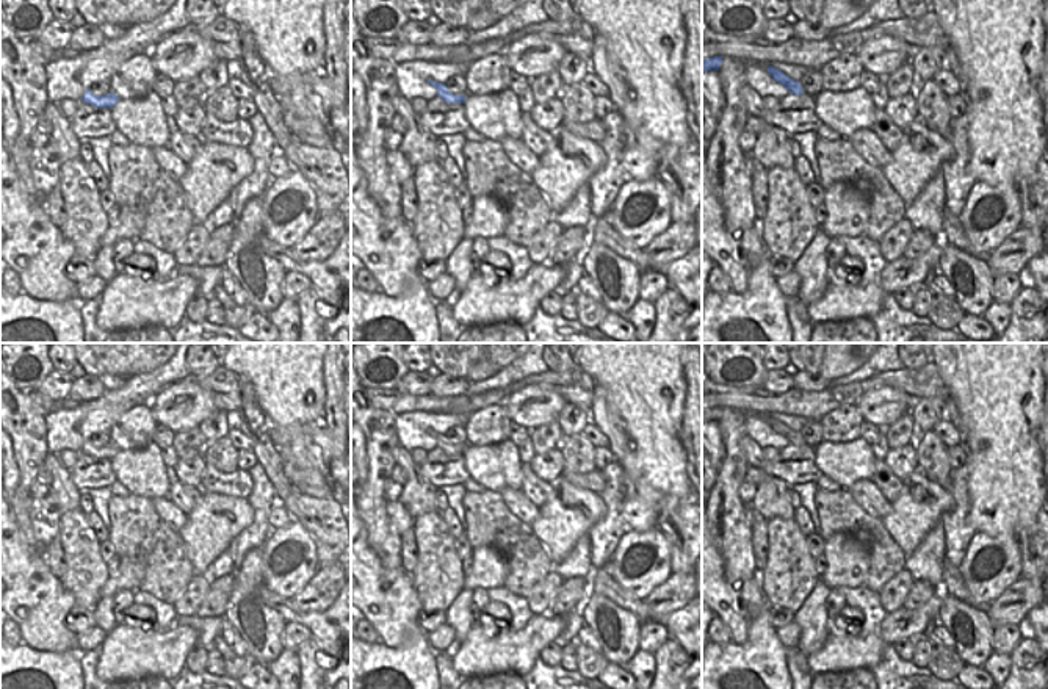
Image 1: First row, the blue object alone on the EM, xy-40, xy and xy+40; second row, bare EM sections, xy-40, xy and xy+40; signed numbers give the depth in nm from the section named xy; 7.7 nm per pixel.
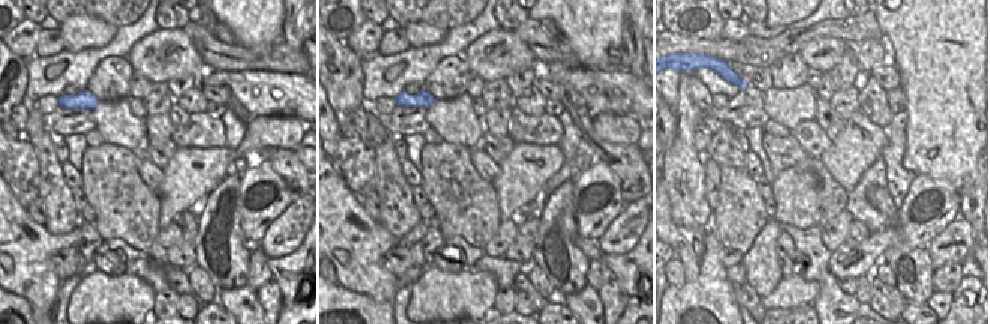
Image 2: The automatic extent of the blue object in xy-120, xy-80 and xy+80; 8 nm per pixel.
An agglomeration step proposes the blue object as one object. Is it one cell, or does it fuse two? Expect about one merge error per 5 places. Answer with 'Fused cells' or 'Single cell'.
Single cell

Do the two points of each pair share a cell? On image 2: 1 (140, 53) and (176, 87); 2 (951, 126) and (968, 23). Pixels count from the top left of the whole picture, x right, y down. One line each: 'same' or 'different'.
1: different
2: same

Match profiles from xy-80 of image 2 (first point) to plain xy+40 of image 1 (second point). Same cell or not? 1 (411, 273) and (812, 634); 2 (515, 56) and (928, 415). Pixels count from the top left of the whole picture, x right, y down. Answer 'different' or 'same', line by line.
1: different
2: different

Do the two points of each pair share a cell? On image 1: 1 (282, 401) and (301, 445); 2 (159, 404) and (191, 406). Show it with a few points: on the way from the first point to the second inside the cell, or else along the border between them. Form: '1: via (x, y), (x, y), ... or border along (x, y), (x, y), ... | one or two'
1: border along (299, 425), (285, 426) | two
2: via (166, 409), (184, 406) | one

